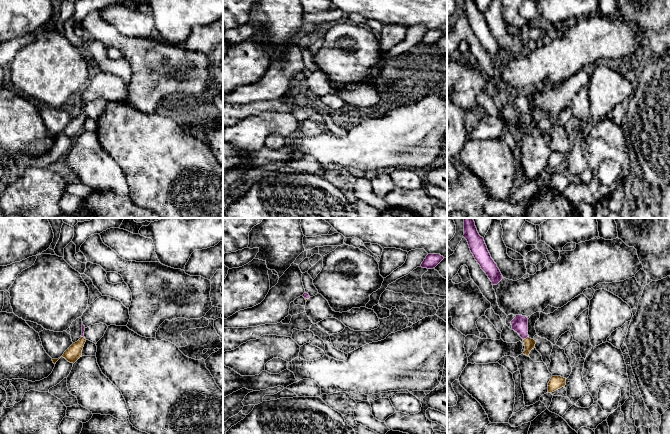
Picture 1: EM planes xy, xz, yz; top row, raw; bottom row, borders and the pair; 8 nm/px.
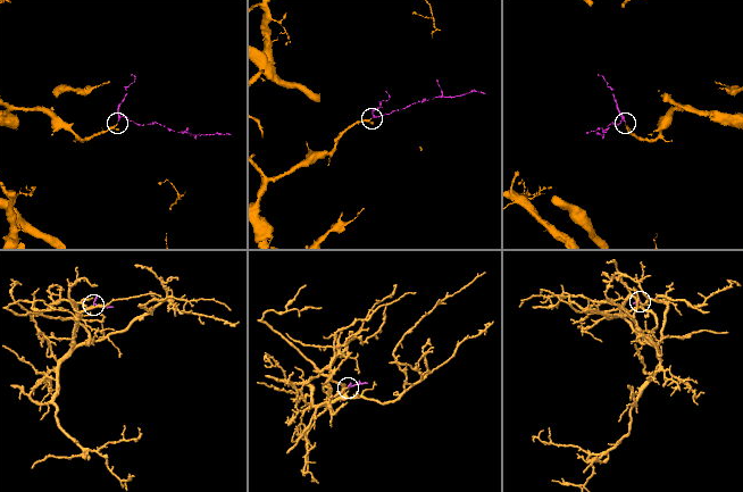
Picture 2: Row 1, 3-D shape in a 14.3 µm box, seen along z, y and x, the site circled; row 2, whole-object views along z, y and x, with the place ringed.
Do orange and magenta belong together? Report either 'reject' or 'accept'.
accept

